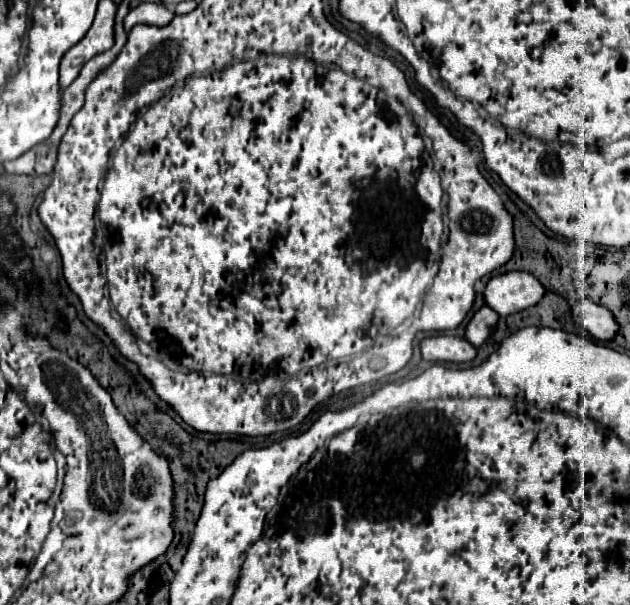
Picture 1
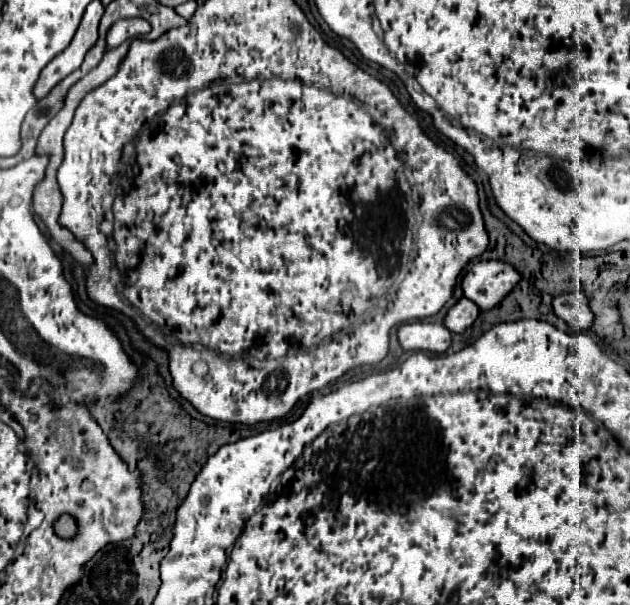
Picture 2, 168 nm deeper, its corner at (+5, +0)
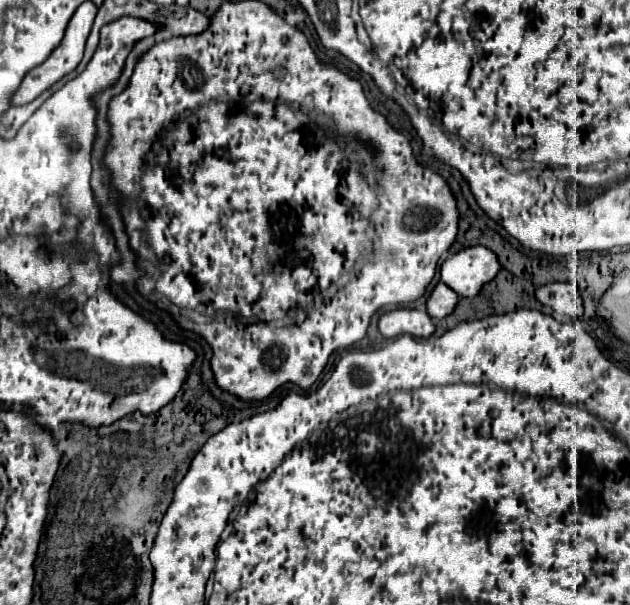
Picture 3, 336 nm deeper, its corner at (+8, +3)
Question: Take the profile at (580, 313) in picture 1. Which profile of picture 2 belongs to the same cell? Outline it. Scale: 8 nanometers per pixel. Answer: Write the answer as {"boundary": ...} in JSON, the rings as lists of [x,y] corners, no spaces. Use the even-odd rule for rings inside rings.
{"boundary":[[[581,291],[557,295],[553,299],[553,311],[557,317],[565,319],[575,333],[591,327],[591,323],[593,323],[593,313],[589,309],[587,297]]]}

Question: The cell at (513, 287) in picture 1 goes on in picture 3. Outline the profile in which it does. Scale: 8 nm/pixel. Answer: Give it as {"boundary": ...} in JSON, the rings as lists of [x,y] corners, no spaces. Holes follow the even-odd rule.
{"boundary":[[[472,246],[448,258],[440,268],[440,278],[462,298],[474,298],[498,272],[500,262],[496,254],[484,246]]]}

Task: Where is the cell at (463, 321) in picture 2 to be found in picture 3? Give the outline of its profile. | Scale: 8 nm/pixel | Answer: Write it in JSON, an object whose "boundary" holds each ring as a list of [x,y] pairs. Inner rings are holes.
{"boundary":[[[440,282],[440,284],[434,288],[434,292],[430,294],[430,300],[428,300],[428,304],[426,304],[426,312],[428,312],[432,318],[442,320],[442,318],[450,316],[450,314],[456,310],[458,302],[460,302],[460,296],[458,296],[454,290],[450,290],[448,286],[444,286],[444,284]]]}

